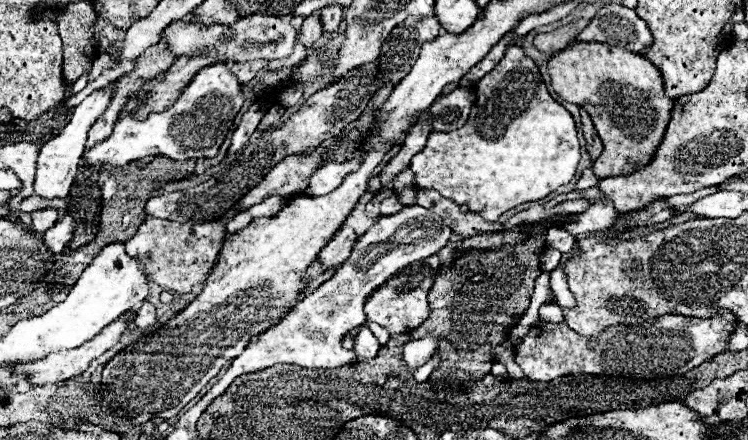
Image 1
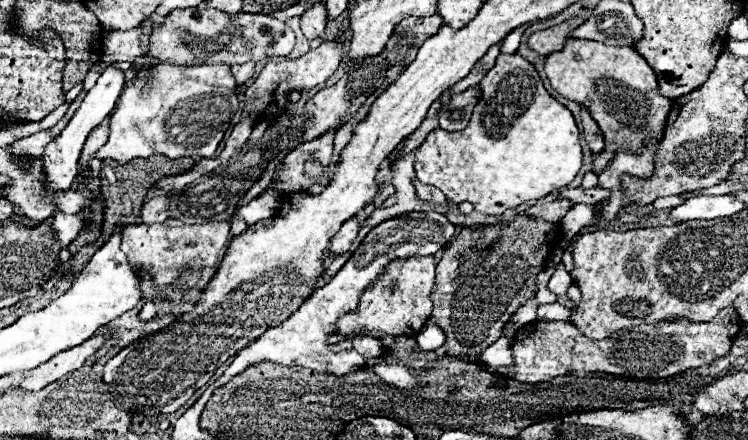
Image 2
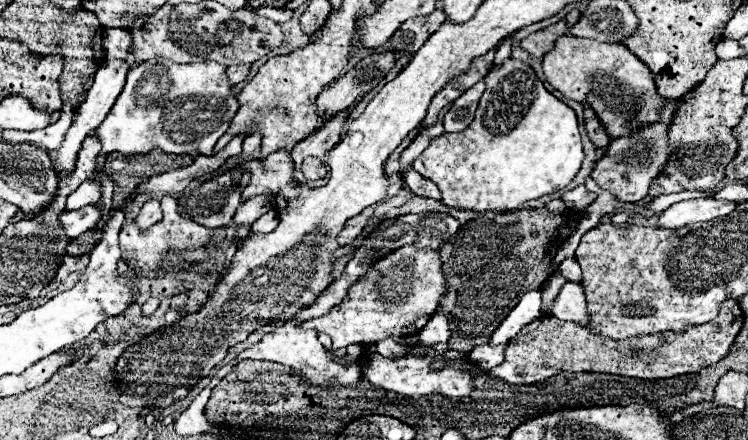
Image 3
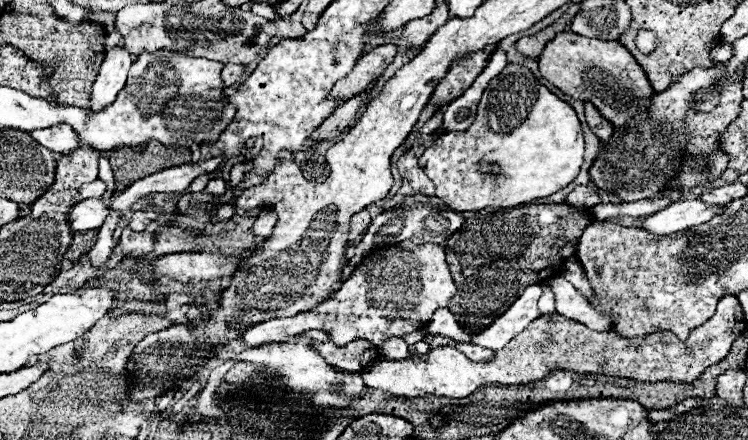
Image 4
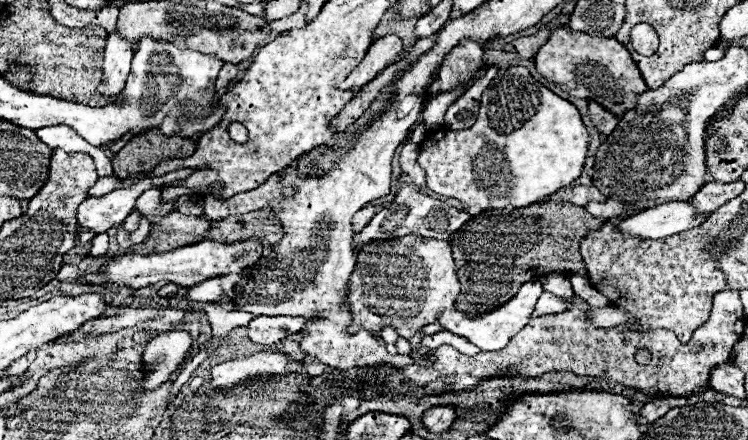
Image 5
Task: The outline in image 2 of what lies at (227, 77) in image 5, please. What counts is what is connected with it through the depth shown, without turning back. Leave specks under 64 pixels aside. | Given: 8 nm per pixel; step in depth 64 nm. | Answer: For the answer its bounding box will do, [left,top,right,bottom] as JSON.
[231,62,256,84]

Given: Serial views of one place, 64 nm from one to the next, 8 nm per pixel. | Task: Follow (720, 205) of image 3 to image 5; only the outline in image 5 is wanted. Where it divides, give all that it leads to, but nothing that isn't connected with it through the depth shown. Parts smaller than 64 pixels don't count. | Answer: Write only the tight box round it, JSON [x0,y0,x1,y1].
[618,202,708,240]

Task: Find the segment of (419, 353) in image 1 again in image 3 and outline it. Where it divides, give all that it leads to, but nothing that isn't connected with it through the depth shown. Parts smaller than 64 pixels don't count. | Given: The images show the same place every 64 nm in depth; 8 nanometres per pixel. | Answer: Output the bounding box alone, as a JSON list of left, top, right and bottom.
[418,314,450,346]

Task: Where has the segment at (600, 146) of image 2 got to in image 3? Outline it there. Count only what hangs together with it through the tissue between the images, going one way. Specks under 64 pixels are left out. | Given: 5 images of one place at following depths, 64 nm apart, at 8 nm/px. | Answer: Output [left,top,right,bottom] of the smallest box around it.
[584,106,608,148]

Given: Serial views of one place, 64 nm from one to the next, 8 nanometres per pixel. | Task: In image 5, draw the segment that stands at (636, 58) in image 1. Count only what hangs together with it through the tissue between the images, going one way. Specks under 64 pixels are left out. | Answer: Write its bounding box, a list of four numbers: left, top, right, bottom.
[534,26,648,118]

